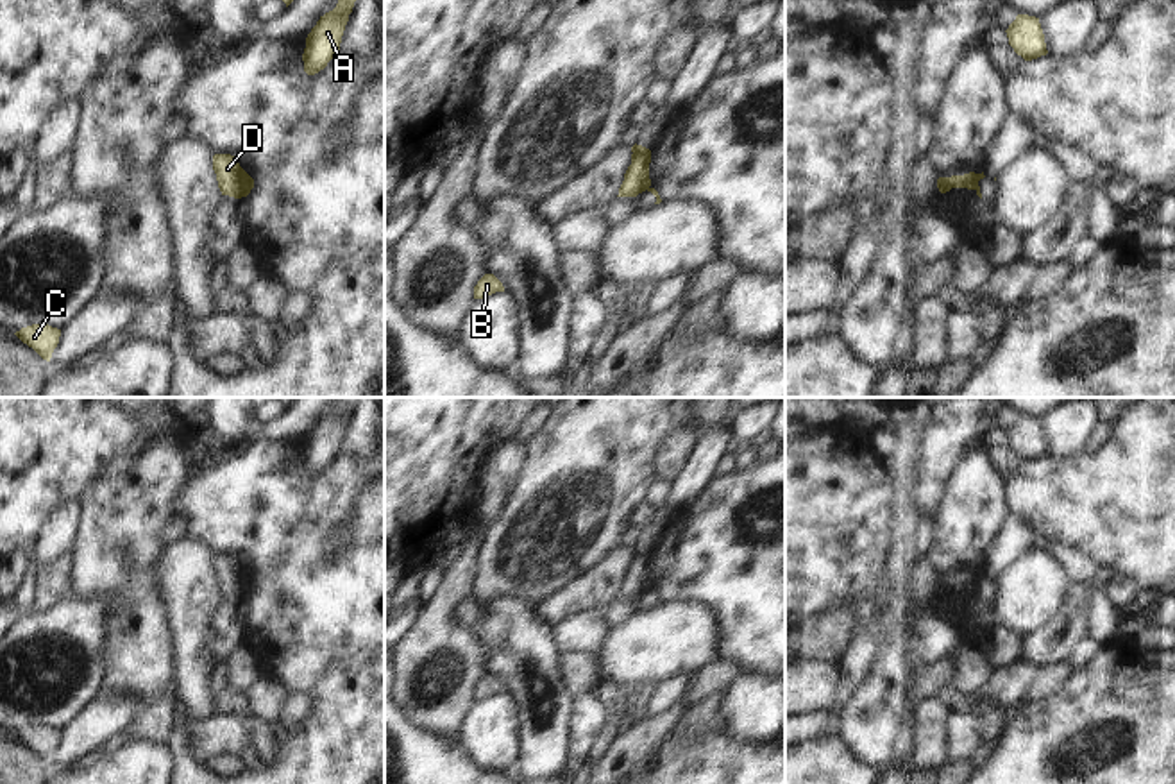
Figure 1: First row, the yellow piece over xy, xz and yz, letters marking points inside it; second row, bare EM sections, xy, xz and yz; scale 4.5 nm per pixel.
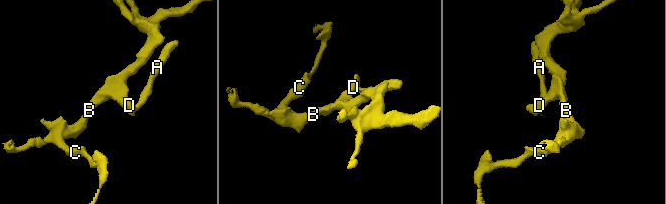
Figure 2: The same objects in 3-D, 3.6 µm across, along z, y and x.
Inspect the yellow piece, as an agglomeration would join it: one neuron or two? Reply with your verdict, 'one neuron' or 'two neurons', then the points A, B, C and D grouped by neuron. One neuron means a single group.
two neurons | A / B C D

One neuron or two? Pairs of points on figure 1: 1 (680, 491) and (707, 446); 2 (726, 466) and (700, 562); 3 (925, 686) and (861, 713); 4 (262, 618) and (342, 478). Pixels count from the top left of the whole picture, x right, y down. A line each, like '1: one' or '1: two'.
1: one
2: two
3: two
4: one

